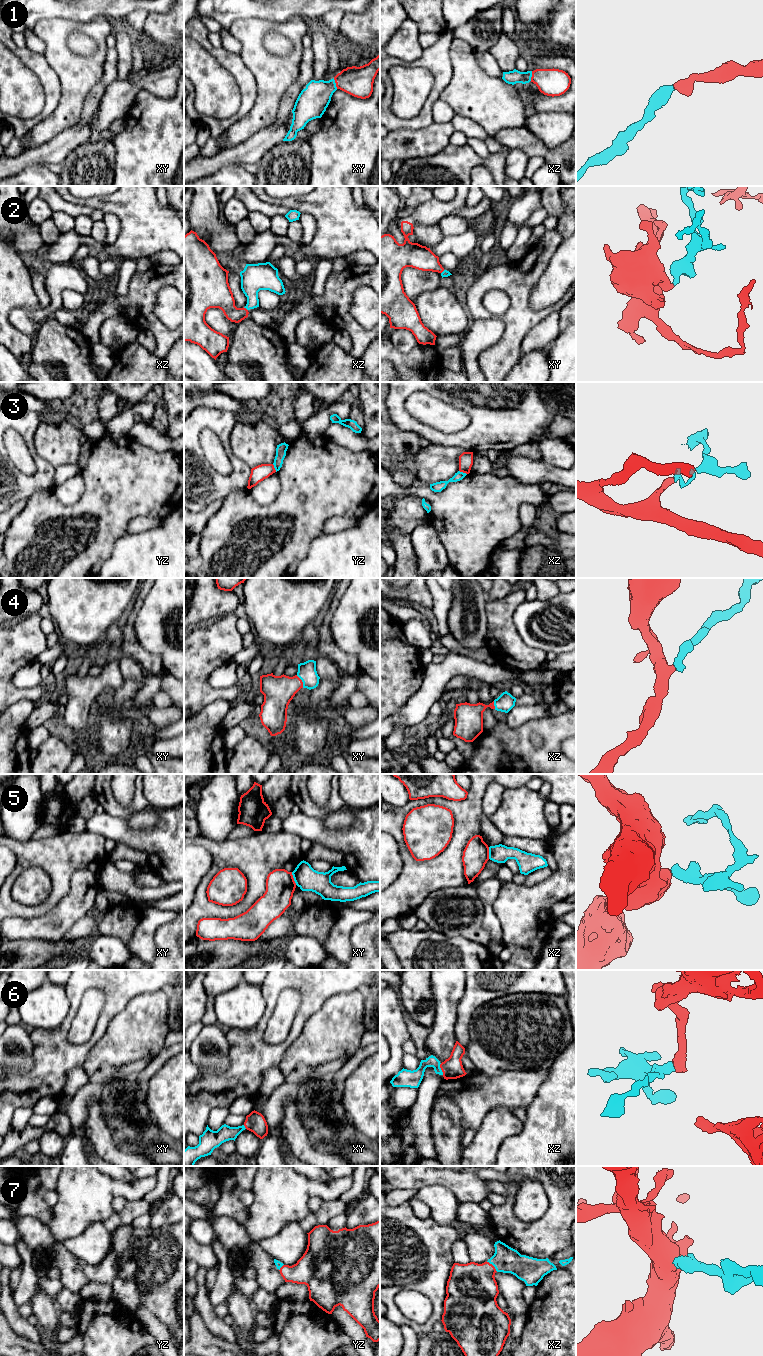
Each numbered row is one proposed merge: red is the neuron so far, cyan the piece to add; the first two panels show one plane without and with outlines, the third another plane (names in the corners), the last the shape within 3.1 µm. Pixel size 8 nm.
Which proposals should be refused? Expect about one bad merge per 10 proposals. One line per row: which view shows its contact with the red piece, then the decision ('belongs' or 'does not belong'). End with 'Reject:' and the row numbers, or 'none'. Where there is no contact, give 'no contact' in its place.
1: contact in xy; belongs
2: contact in xz; belongs
3: contact in yz; does not belong
4: contact in xy; belongs
5: contact in xy; does not belong
6: contact in xz; belongs
7: contact in xz; belongs
Reject: 3, 5

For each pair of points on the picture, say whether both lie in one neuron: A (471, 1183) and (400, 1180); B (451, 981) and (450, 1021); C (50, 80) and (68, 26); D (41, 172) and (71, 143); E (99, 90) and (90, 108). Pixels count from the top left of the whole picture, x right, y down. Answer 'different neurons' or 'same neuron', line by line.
A: same neuron
B: same neuron
C: different neurons
D: different neurons
E: same neuron

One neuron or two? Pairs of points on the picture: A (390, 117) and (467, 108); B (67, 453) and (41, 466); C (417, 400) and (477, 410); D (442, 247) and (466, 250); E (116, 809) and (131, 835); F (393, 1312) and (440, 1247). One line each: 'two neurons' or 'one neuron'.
A: two neurons
B: two neurons
C: two neurons
D: one neuron
E: two neurons
F: one neuron

